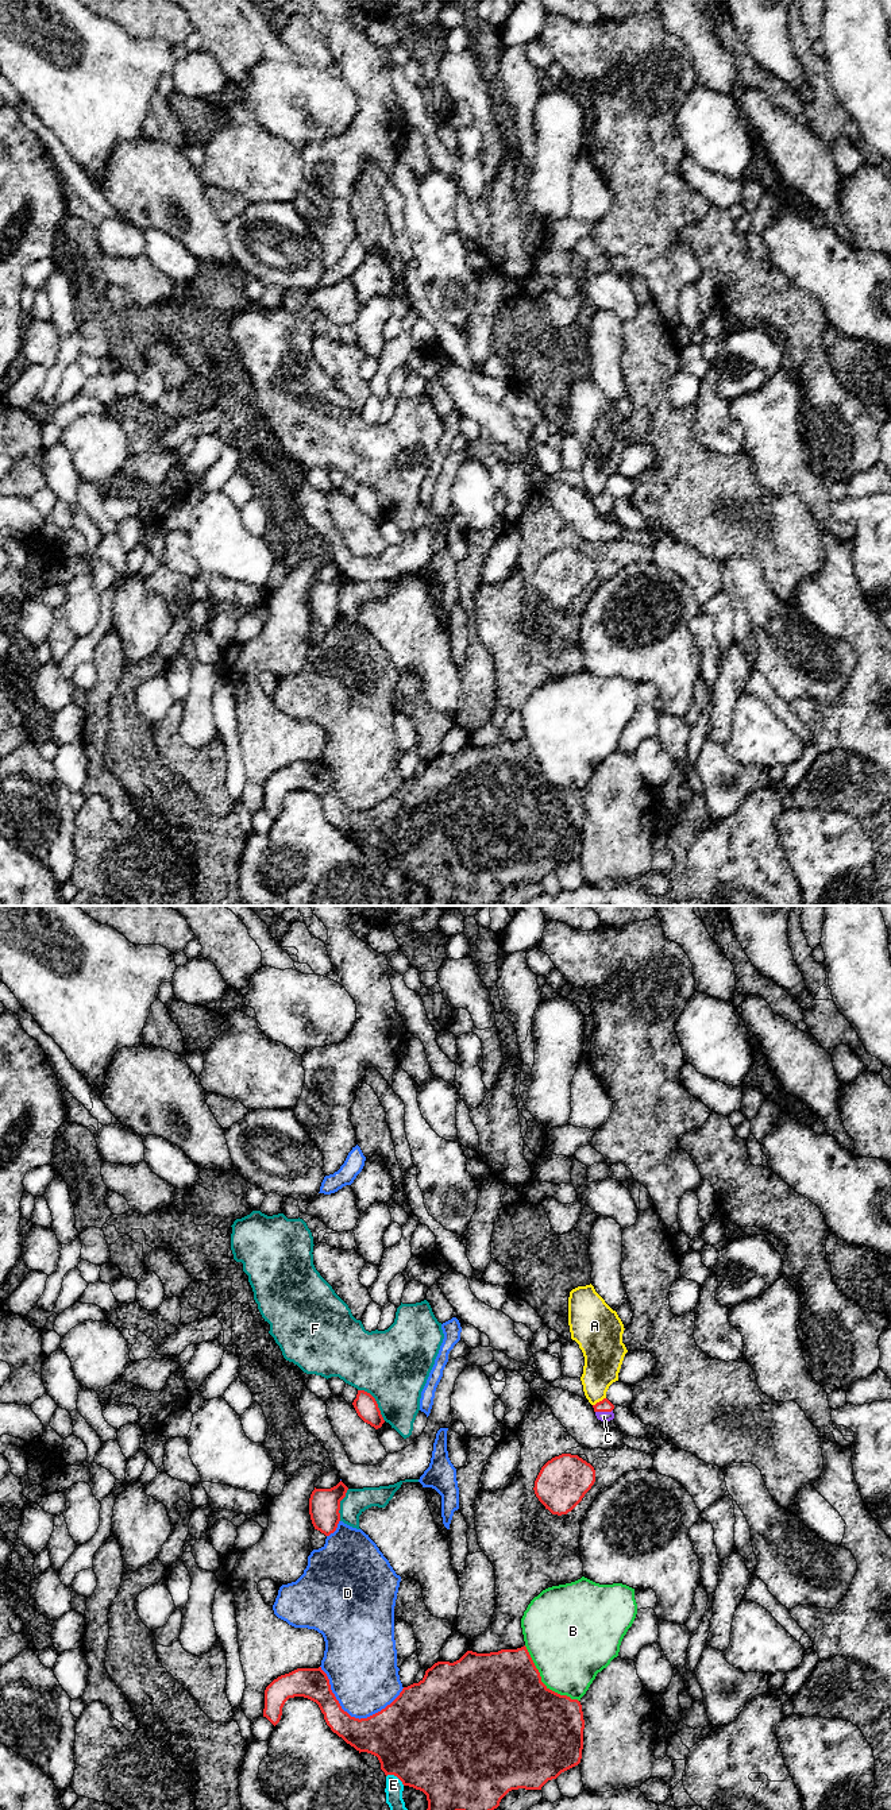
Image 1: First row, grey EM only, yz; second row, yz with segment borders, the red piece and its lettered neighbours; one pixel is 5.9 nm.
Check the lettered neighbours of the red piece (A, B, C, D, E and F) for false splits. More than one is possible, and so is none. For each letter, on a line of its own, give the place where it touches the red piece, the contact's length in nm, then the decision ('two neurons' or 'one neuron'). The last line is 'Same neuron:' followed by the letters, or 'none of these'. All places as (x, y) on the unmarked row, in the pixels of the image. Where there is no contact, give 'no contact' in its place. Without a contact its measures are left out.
A: contact yz (600, 494); length 90 nm; two neurons
B: contact yz (542, 775); length 460 nm; two neurons
C: contact yz (604, 504); length 110 nm; one neuron
D: contact yz (353, 810); length 500 nm; two neurons
E: contact yz (396, 868); length 130 nm; two neurons
F: contact yz (375, 494); length 260 nm; two neurons
Same neuron: C

